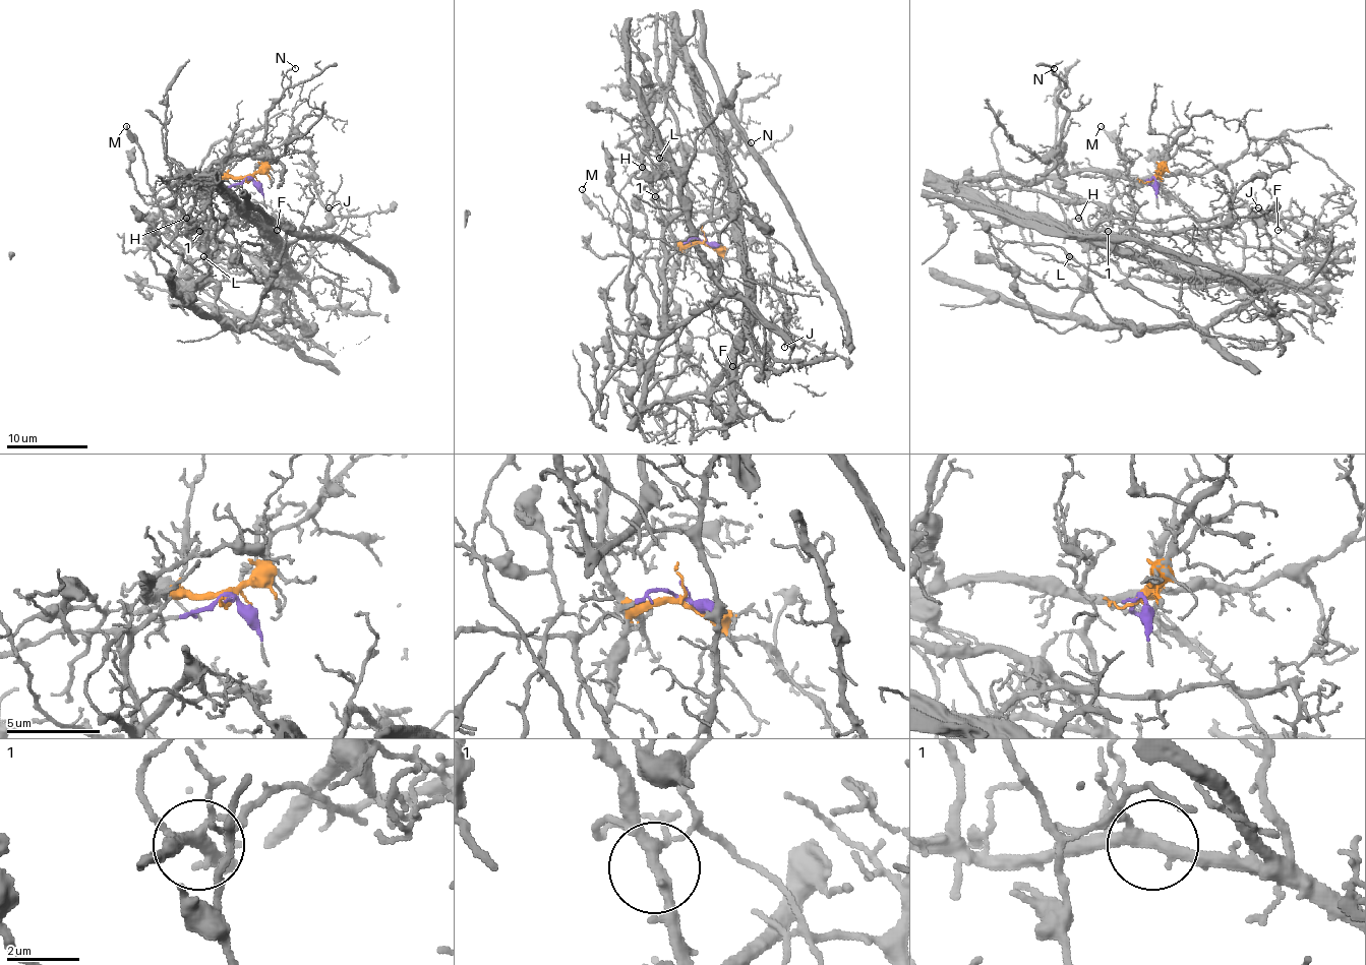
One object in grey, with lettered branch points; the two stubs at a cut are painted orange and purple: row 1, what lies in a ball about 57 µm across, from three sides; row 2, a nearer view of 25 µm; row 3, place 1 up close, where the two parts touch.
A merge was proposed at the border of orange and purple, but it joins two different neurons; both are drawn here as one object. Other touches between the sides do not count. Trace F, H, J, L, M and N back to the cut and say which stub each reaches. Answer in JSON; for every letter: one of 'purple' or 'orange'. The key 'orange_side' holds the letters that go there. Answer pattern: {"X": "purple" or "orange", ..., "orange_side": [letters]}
{"F": "orange", "H": "purple", "J": "orange", "L": "purple", "M": "purple", "N": "orange", "orange_side": ["F", "J", "N"]}

